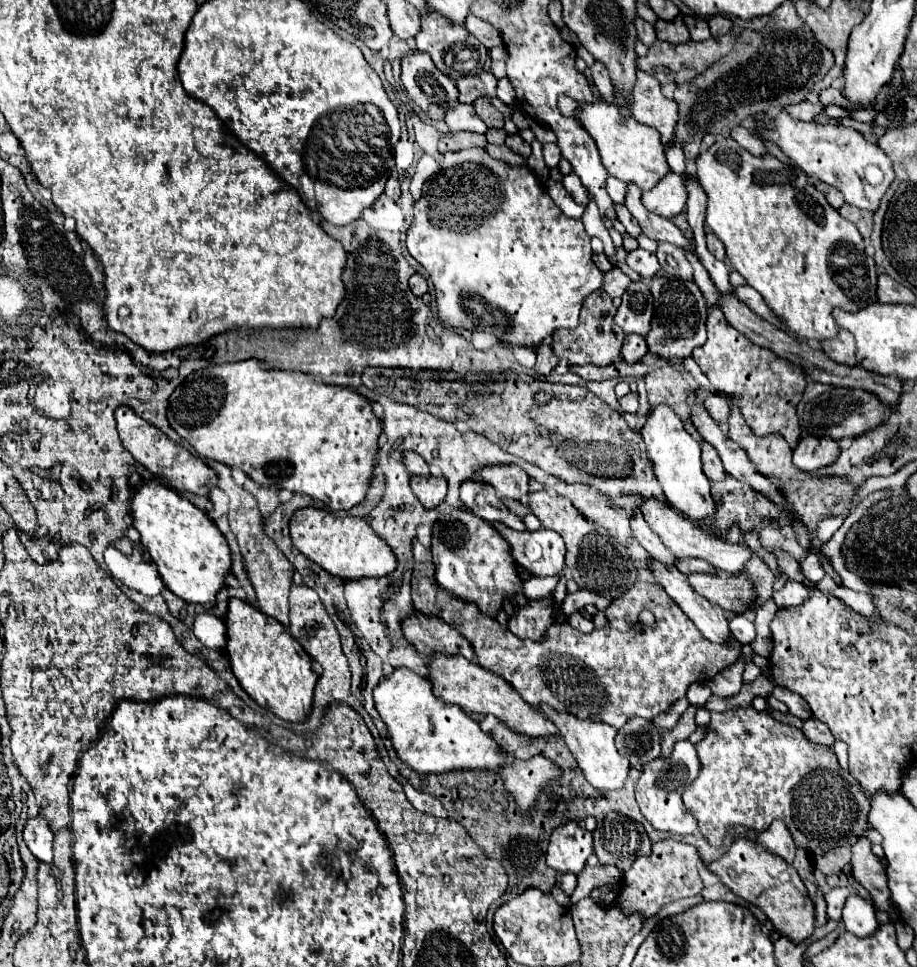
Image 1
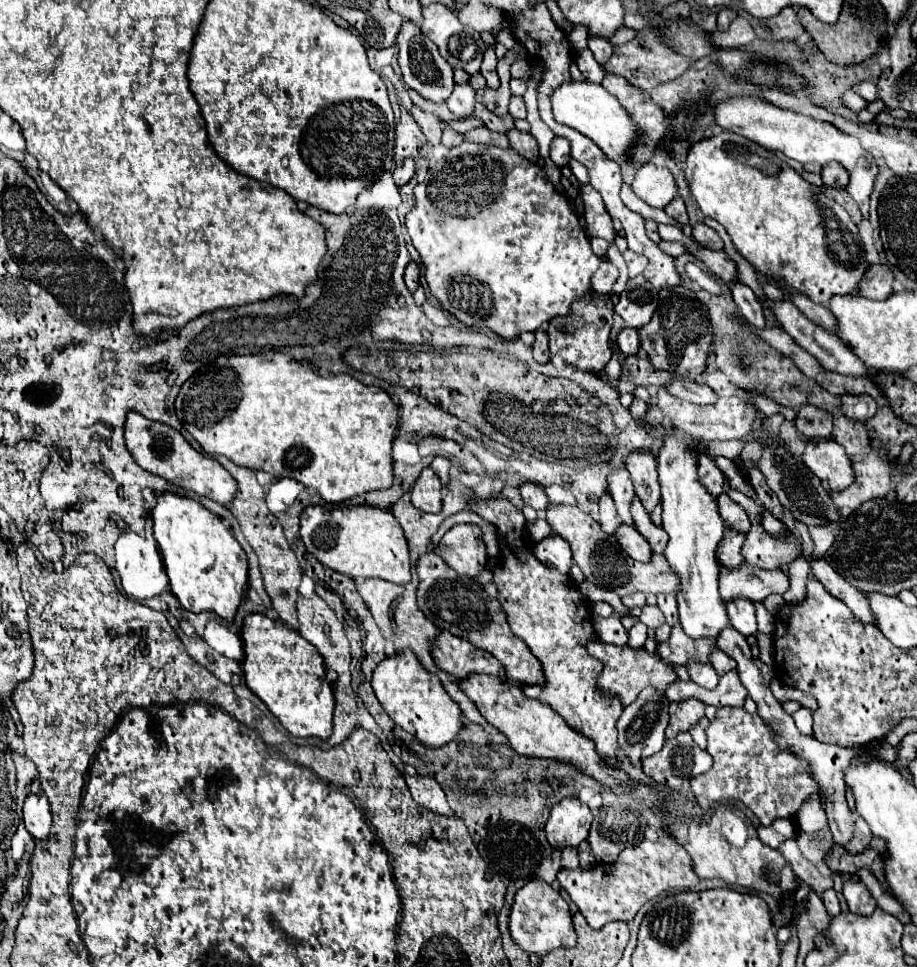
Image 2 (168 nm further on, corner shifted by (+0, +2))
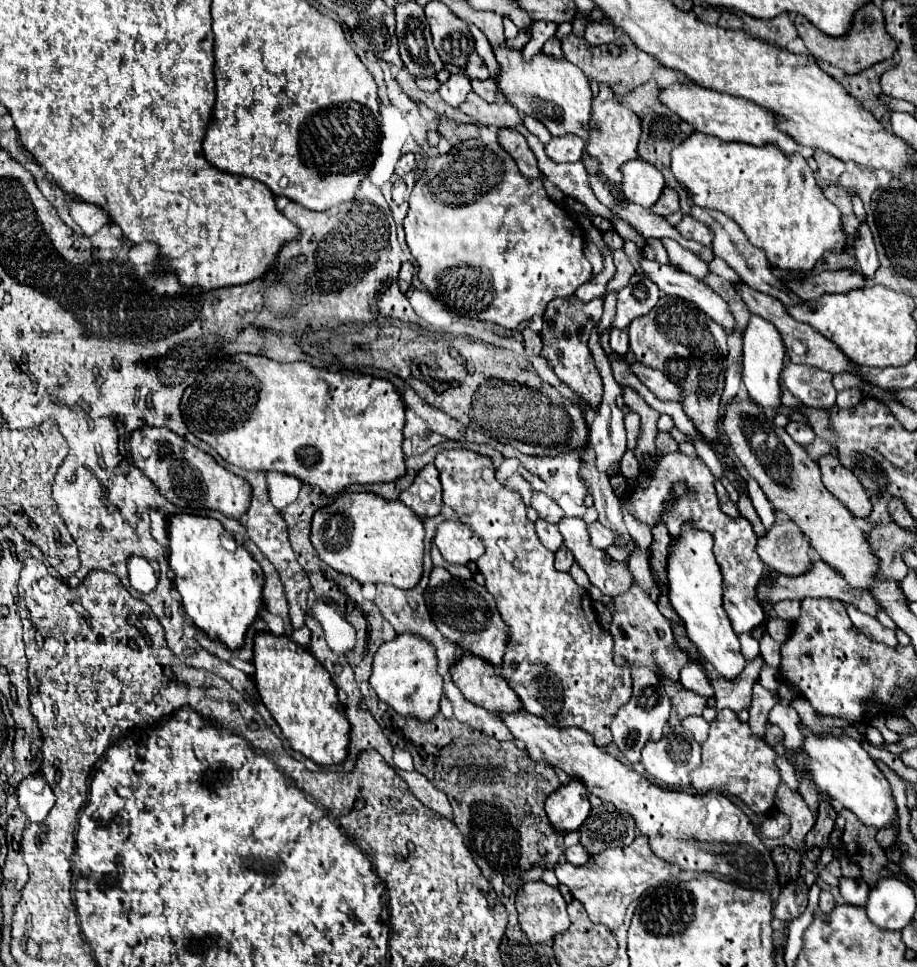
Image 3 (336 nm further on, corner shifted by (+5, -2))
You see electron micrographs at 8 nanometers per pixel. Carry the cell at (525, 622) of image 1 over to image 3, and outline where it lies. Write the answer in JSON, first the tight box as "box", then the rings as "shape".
{"box":[435,449,631,749],"shape":[[[451,449],[437,453],[435,467],[443,487],[443,503],[449,505],[457,519],[481,537],[485,545],[477,567],[485,577],[487,591],[495,597],[503,621],[511,627],[511,639],[499,675],[507,679],[527,713],[539,715],[553,725],[579,727],[595,737],[597,747],[605,749],[611,743],[609,725],[619,707],[631,697],[631,675],[629,669],[613,663],[613,637],[597,623],[589,593],[579,587],[569,573],[559,573],[553,567],[553,553],[539,543],[533,523],[525,517],[525,503],[517,493],[511,493],[495,481],[495,471],[487,457],[467,449]]]}

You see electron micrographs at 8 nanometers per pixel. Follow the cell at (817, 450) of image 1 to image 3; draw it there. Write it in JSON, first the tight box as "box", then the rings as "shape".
{"box":[817,455,871,517],"shape":[[[825,455],[817,463],[829,493],[833,493],[853,515],[867,517],[871,511],[871,503],[859,479],[847,467],[843,467],[835,455]]]}

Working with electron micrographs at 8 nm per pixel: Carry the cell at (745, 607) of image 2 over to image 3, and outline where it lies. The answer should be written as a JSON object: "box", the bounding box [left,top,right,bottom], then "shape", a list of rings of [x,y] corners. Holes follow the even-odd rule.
{"box":[627,451,763,635],"shape":[[[681,451],[661,457],[655,471],[653,471],[653,481],[647,487],[647,491],[631,493],[627,499],[627,505],[629,505],[631,513],[639,521],[647,523],[649,527],[653,527],[657,521],[663,521],[667,525],[671,537],[677,537],[681,523],[689,521],[689,519],[693,521],[695,527],[709,531],[715,539],[713,553],[715,553],[717,565],[721,567],[721,573],[723,573],[723,607],[727,611],[727,617],[731,619],[733,631],[737,635],[751,633],[755,627],[761,625],[763,607],[755,597],[755,587],[763,575],[763,561],[755,553],[757,535],[745,517],[731,519],[719,509],[717,493],[713,487],[713,473],[709,471],[709,467],[705,467],[705,463],[701,459],[691,459],[691,457],[683,455]],[[677,481],[687,483],[689,495],[675,501],[673,507],[665,507],[665,501],[671,495],[671,485]]]}

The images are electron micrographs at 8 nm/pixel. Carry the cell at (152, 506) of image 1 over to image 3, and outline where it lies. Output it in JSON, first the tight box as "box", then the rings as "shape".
{"box":[167,513,263,649],"shape":[[[189,513],[171,515],[167,519],[169,567],[175,571],[173,583],[191,621],[209,637],[217,637],[229,649],[237,649],[243,643],[249,623],[255,619],[257,609],[263,603],[263,571],[245,547],[239,545],[233,553],[225,551],[219,541],[221,533],[223,525],[213,517]]]}

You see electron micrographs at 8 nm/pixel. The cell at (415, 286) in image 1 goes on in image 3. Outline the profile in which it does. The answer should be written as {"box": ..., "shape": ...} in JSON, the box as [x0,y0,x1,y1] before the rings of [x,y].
{"box":[399,261,413,293],"shape":[[[407,261],[401,265],[401,273],[399,273],[399,287],[403,293],[407,293],[407,289],[411,287],[411,277],[413,277],[413,265]]]}

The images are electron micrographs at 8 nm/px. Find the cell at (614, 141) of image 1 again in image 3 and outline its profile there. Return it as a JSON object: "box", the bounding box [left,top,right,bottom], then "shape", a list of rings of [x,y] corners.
{"box":[495,45,593,141],"shape":[[[505,45],[495,49],[495,57],[501,63],[499,91],[513,107],[541,121],[551,135],[575,133],[583,141],[589,141],[589,135],[593,131],[593,91],[589,87],[589,79],[573,63],[567,59],[553,59],[545,53],[537,53],[529,63],[523,63],[521,51],[507,49]]]}

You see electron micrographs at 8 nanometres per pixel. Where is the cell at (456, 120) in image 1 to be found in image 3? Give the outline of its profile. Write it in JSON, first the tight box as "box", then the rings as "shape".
{"box":[439,73,471,107],"shape":[[[453,73],[451,79],[441,85],[439,95],[441,95],[441,99],[443,99],[447,105],[459,107],[459,105],[465,101],[465,97],[467,97],[469,91],[471,91],[469,77],[465,77],[465,75],[461,75],[461,73]]]}

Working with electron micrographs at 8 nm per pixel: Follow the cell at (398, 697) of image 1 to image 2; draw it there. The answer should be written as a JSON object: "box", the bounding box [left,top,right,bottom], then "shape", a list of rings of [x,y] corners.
{"box":[372,649,462,747],"shape":[[[412,649],[398,651],[392,657],[380,661],[374,667],[372,687],[384,711],[396,721],[396,725],[420,739],[422,745],[442,747],[454,739],[458,729],[462,729],[460,707],[444,691],[440,679],[422,667]]]}

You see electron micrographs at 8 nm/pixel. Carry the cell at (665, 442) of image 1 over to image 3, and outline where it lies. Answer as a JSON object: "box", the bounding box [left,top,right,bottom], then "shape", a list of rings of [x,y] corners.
{"box":[667,523,745,679],"shape":[[[693,523],[681,525],[681,535],[671,539],[667,557],[667,597],[673,611],[683,619],[687,637],[697,645],[697,651],[711,661],[717,673],[725,679],[735,679],[743,667],[745,659],[739,649],[739,639],[731,629],[731,621],[723,609],[721,601],[721,571],[713,557],[713,537],[707,531],[693,529]]]}

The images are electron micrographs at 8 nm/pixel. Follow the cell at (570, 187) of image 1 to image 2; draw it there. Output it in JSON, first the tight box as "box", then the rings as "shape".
{"box":[580,185,616,243],"shape":[[[584,185],[580,189],[580,197],[584,199],[584,219],[588,235],[603,238],[609,243],[614,242],[616,231],[612,225],[612,217],[608,215],[598,191],[594,191],[592,185]]]}

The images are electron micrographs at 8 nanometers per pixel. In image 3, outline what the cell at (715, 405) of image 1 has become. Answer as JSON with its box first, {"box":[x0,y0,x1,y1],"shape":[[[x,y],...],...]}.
{"box":[631,363,681,401],"shape":[[[633,363],[631,371],[639,377],[639,381],[661,401],[681,401],[681,387],[677,387],[677,383],[669,381],[665,377],[665,373],[657,371],[657,369],[649,369],[641,363]]]}

